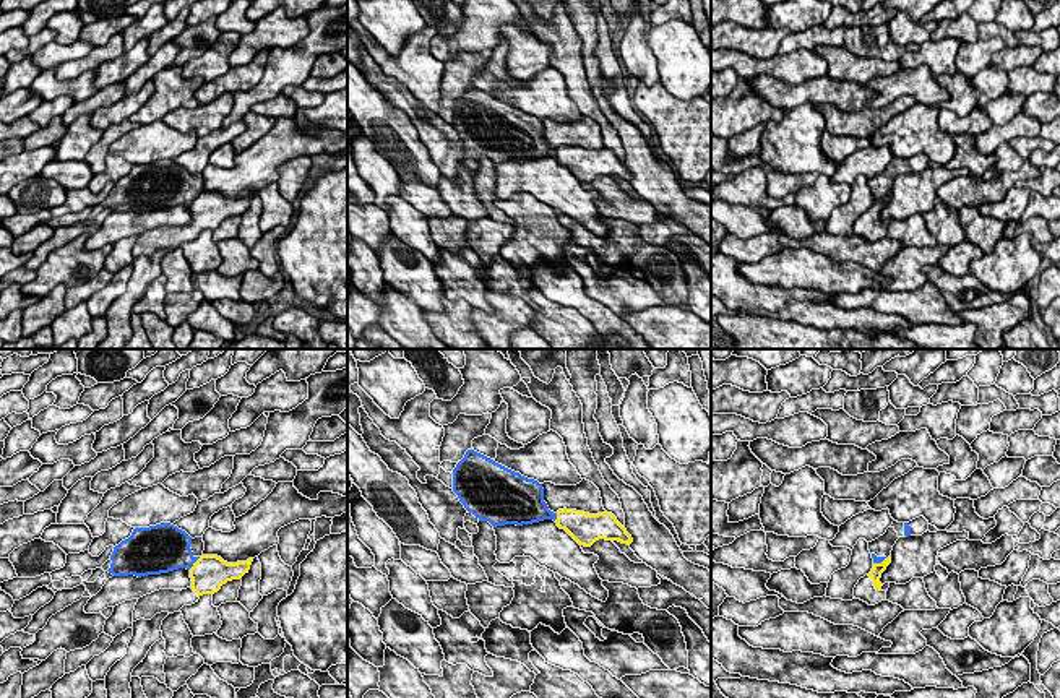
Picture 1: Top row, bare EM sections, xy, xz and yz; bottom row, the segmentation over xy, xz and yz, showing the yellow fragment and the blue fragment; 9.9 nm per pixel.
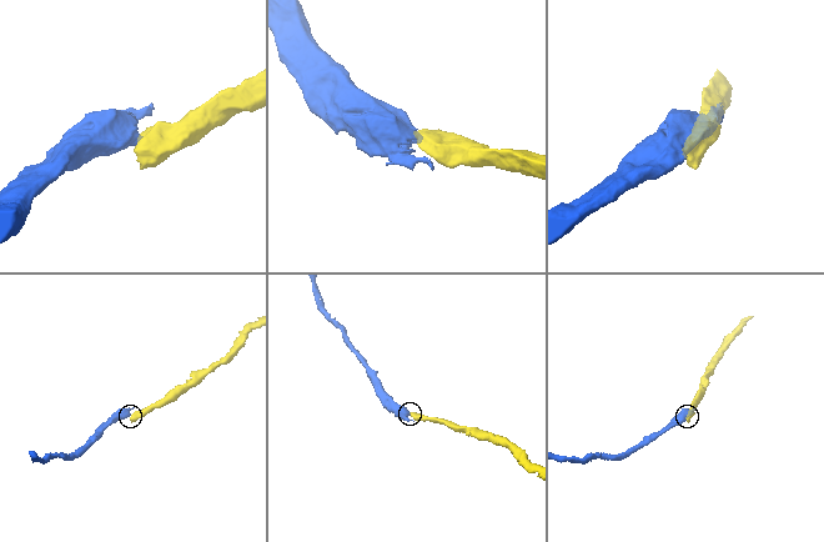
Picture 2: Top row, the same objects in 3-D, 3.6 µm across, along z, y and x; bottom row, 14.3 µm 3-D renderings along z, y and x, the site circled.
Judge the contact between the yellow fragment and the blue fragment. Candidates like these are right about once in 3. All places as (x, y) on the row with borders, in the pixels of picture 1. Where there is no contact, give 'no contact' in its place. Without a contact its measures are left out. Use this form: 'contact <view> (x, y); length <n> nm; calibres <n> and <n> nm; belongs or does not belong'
contact xy (193, 564); length 170 nm; calibres 360 and 360 nm; does not belong

